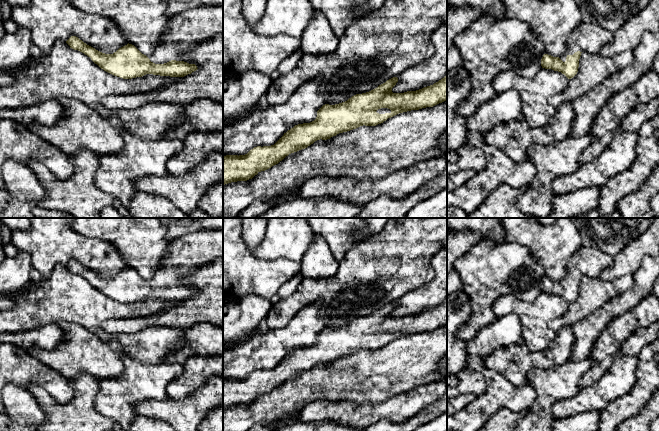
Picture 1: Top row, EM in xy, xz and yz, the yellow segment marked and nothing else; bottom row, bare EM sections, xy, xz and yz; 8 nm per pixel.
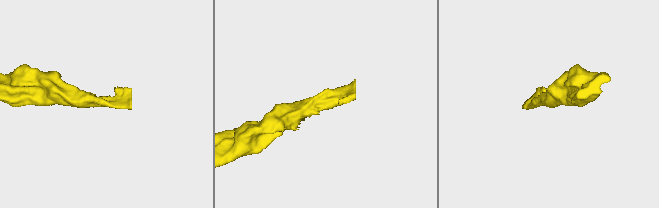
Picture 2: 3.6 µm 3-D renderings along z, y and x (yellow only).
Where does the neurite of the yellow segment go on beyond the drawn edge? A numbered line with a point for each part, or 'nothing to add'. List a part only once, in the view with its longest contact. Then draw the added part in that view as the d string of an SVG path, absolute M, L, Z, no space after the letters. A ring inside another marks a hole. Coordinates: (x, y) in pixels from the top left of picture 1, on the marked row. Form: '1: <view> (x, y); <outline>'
1: xy (187, 29); M202 6L170 19L155 51L147 56L155 64L184 61L185 54L201 41L223 34L223 7Z

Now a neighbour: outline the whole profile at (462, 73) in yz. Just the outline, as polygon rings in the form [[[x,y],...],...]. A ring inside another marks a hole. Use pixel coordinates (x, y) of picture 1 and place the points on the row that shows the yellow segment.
[[[462,66],[462,67],[457,69],[457,74],[456,74],[455,78],[454,78],[454,82],[456,84],[458,84],[463,79],[469,78],[469,77],[470,77],[470,73]]]

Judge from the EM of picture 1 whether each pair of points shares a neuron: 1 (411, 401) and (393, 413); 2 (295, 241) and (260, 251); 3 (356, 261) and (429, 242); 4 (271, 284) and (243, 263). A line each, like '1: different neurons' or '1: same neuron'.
1: same neuron
2: same neuron
3: same neuron
4: same neuron

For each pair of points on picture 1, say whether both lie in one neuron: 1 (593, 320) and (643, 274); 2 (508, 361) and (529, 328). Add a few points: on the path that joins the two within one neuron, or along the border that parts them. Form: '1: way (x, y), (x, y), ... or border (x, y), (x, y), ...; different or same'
1: way (608, 312), (622, 304), (637, 289); same
2: border (522, 342), (532, 350), (543, 350), (545, 348); different

